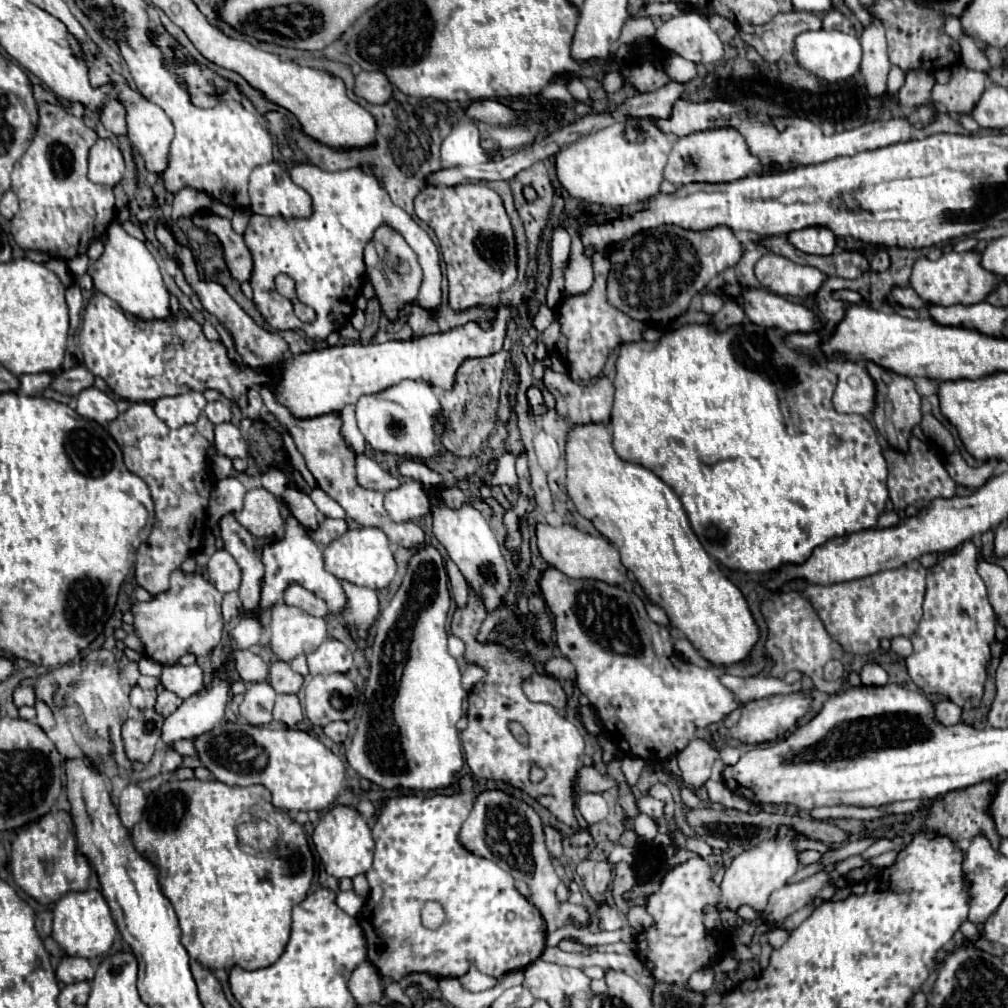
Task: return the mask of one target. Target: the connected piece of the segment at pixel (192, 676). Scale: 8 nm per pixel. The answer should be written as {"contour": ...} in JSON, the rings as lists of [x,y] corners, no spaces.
{"contour":[[[197,664],[191,666],[163,666],[161,674],[161,684],[163,688],[175,692],[179,698],[189,698],[191,694],[199,692],[203,688],[203,670]]]}

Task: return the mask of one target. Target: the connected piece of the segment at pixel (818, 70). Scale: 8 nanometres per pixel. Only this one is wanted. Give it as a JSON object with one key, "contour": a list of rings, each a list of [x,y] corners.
{"contour":[[[809,30],[809,32],[801,32],[795,38],[795,50],[793,50],[797,62],[817,74],[819,78],[825,78],[827,82],[837,82],[837,80],[847,80],[851,78],[861,64],[861,44],[855,36],[837,32],[837,30]]]}

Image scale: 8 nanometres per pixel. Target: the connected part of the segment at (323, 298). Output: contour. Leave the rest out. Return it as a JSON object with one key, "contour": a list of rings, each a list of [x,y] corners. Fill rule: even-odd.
{"contour":[[[310,163],[294,164],[289,174],[297,186],[303,186],[311,194],[313,214],[309,218],[291,222],[283,217],[254,214],[245,230],[245,242],[253,254],[255,264],[253,276],[249,280],[253,288],[253,302],[275,330],[303,330],[311,340],[325,340],[329,332],[339,330],[345,322],[351,320],[353,302],[365,274],[363,248],[381,222],[397,228],[419,256],[423,268],[423,284],[416,303],[427,310],[439,306],[441,270],[433,240],[413,222],[413,218],[405,210],[401,210],[391,202],[391,198],[387,198],[387,192],[379,188],[379,182],[373,174],[365,172],[359,166],[345,172],[325,172]],[[281,272],[289,274],[295,280],[297,298],[315,310],[317,318],[313,322],[301,322],[293,314],[293,304],[275,290],[273,280]]]}

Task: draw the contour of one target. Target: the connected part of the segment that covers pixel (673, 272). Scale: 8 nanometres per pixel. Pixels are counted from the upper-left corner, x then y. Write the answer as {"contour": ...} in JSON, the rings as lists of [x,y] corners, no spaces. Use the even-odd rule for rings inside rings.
{"contour":[[[679,226],[651,228],[609,252],[613,270],[607,282],[607,298],[615,308],[635,320],[669,324],[687,312],[691,298],[701,292],[715,274],[735,266],[741,256],[743,244],[727,226],[701,232]]]}

